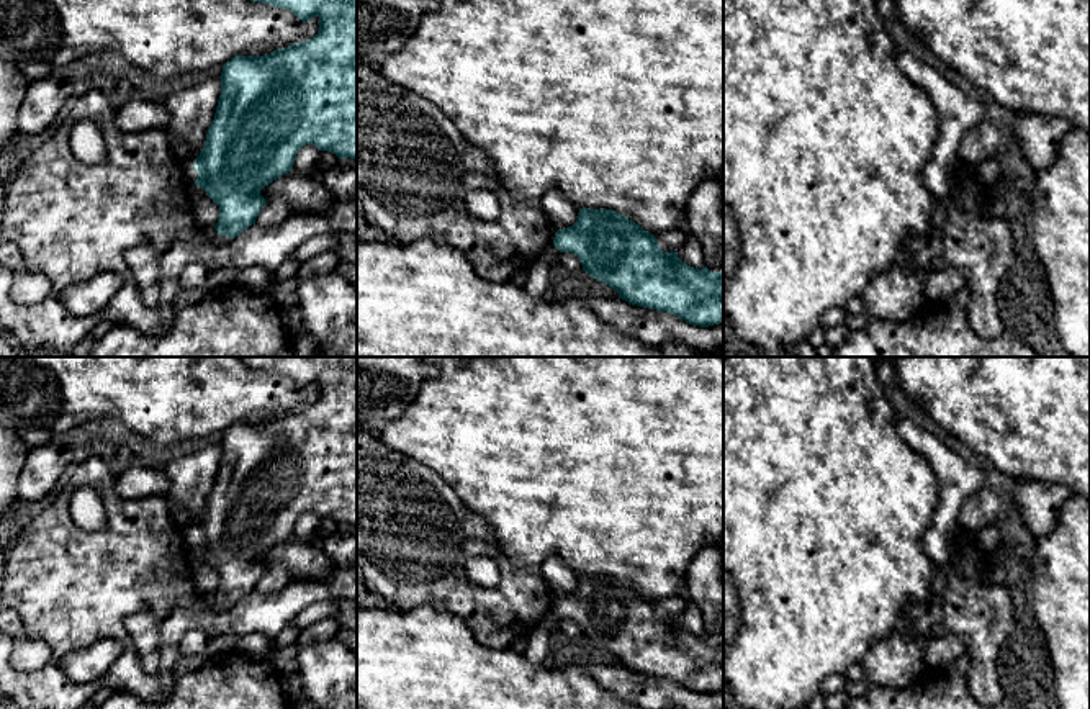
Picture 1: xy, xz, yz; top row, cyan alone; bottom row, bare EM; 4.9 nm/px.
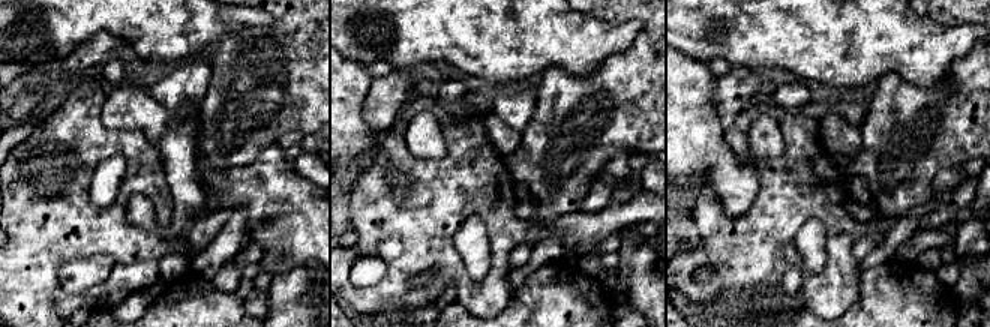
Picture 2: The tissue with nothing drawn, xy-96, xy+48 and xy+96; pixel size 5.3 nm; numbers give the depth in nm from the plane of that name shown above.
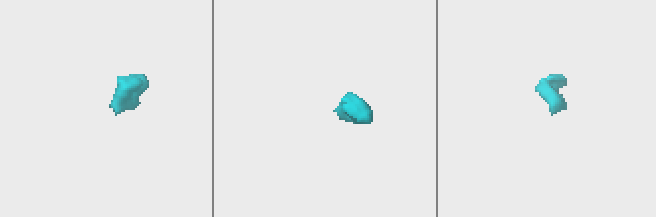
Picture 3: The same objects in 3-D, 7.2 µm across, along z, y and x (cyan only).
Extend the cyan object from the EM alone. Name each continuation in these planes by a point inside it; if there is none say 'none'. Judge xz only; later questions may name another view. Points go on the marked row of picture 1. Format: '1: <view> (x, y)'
none

